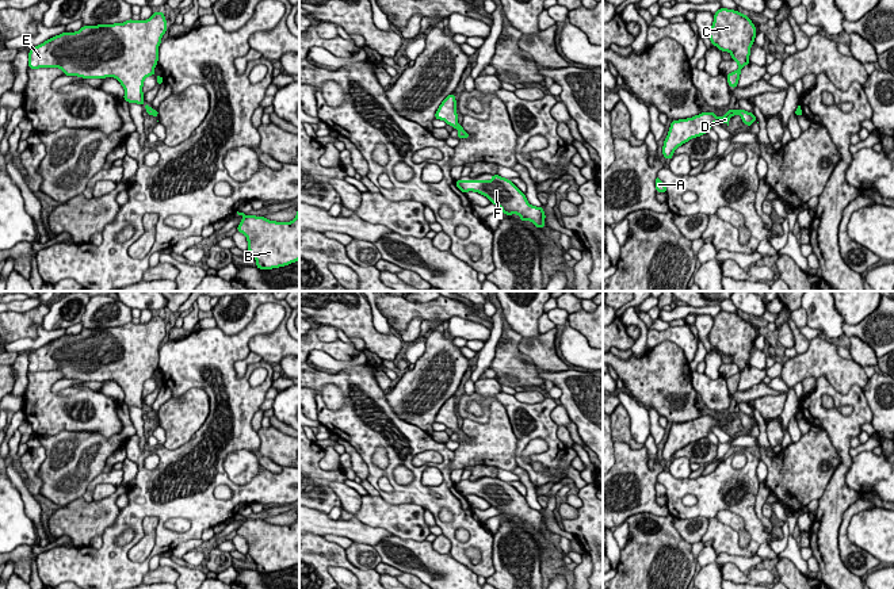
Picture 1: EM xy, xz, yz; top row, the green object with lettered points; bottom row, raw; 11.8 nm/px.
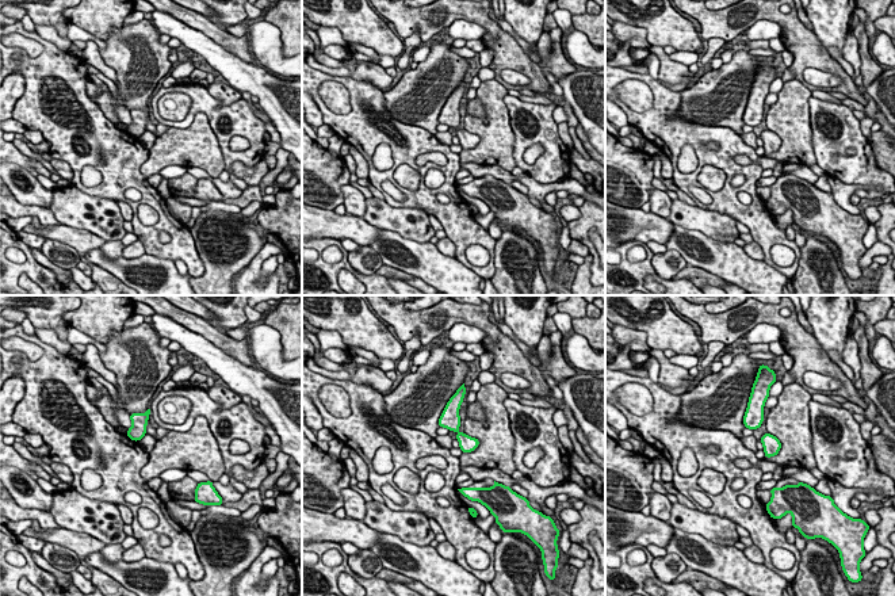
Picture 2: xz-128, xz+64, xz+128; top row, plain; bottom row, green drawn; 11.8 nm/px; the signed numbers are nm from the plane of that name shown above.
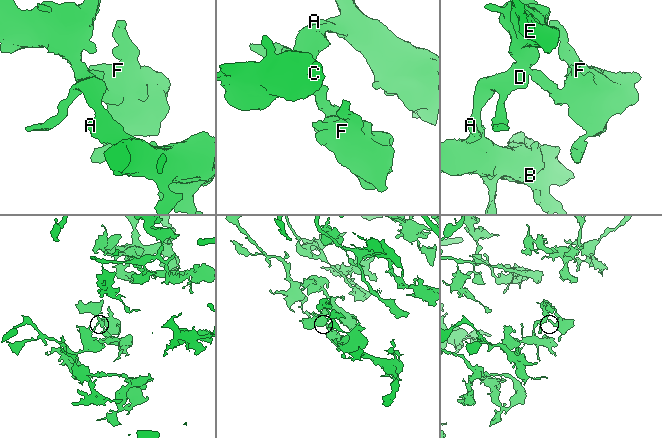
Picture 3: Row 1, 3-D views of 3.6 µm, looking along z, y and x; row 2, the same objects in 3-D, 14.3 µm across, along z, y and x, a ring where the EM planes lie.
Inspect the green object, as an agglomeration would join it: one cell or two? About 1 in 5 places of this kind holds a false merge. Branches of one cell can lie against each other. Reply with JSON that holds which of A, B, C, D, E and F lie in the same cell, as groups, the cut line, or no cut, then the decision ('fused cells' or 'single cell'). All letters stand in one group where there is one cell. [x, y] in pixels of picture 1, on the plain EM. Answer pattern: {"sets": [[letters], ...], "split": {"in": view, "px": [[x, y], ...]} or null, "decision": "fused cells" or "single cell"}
{"sets": [["A", "B", "C", "D", "E", "F"]], "split": null, "decision": "single cell"}

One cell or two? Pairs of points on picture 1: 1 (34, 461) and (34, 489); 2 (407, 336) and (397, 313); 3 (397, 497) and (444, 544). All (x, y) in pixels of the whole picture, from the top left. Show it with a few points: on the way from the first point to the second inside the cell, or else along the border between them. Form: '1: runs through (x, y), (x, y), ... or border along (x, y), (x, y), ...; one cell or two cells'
1: runs through (33, 467), (33, 482); one cell
2: border along (421, 320), (412, 318), (400, 333); two cells
3: border along (442, 534), (450, 542), (450, 553); two cells

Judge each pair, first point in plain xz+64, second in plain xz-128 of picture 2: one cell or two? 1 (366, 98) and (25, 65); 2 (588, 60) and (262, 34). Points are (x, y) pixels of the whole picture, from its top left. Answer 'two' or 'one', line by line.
1: one
2: one

